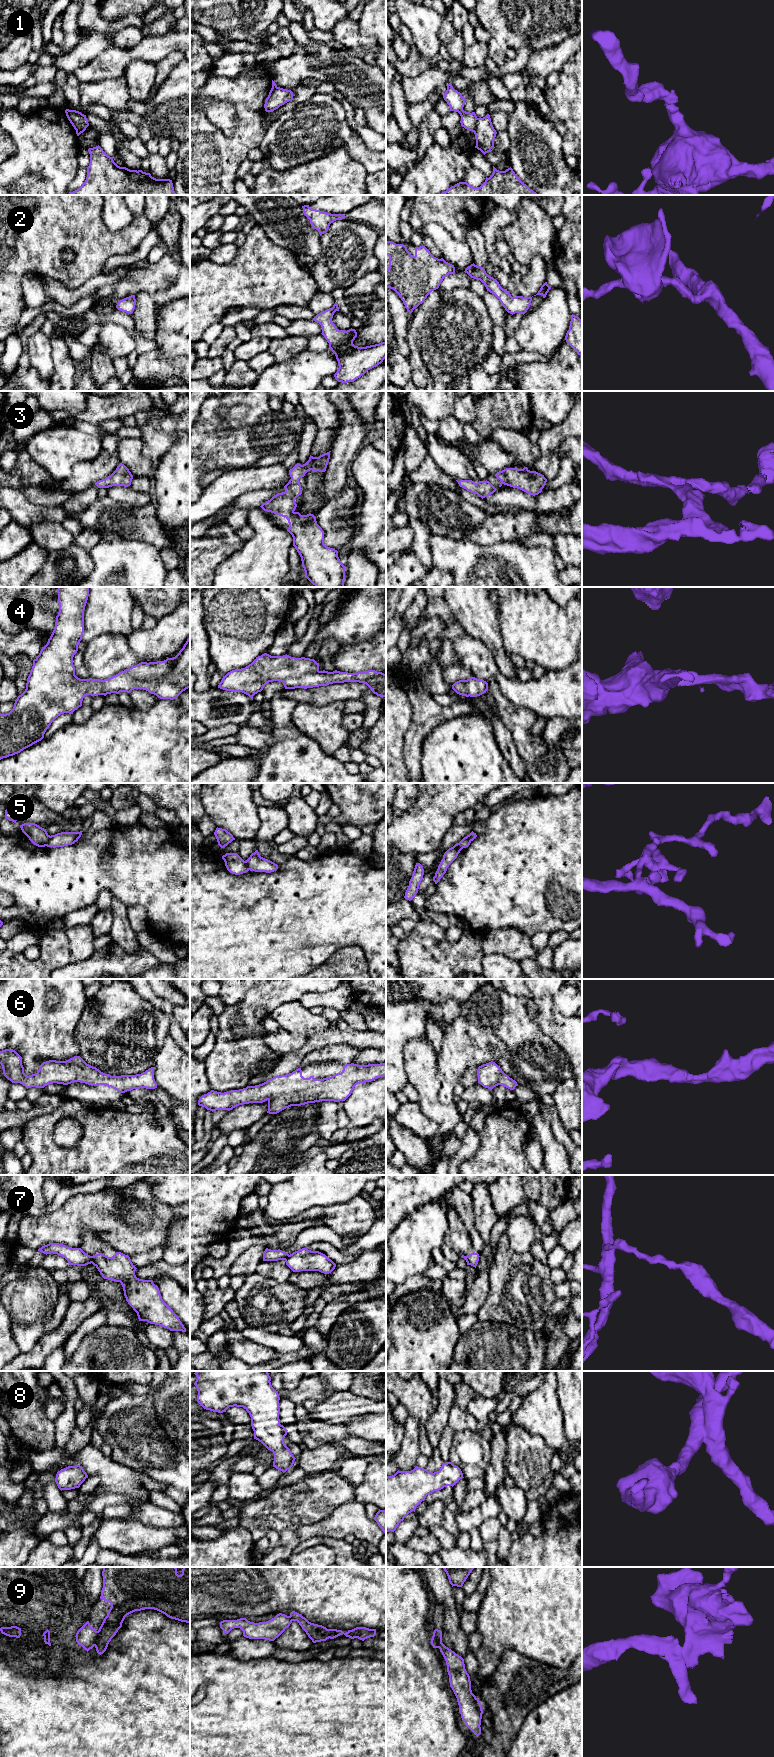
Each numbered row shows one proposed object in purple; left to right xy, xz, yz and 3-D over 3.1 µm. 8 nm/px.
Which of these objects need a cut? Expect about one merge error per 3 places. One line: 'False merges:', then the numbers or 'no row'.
False merges: 1, 5, 7, 9

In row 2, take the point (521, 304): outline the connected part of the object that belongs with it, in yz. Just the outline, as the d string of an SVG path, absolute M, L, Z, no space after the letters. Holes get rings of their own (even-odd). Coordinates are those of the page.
M474 263L468 266L465 271L471 278L480 280L486 287L487 291L494 294L505 310L510 314L525 314L529 309L532 297L516 296L512 297L507 289L503 289L499 282L489 276L484 267L477 266Z

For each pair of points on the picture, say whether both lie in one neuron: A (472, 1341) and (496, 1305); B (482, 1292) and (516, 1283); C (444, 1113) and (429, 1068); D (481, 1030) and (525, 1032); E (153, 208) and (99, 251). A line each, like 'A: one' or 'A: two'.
A: two
B: two
C: one
D: one
E: two

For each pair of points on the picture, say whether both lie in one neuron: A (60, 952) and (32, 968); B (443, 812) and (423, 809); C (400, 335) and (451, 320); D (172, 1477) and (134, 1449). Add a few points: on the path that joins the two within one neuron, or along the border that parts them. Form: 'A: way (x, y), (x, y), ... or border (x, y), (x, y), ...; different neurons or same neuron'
A: way (53, 957), (39, 968); same neuron
B: way (438, 812), (428, 812); same neuron
C: border (410, 314), (407, 330), (408, 356); different neurons
D: way (163, 1468), (143, 1449); same neuron

